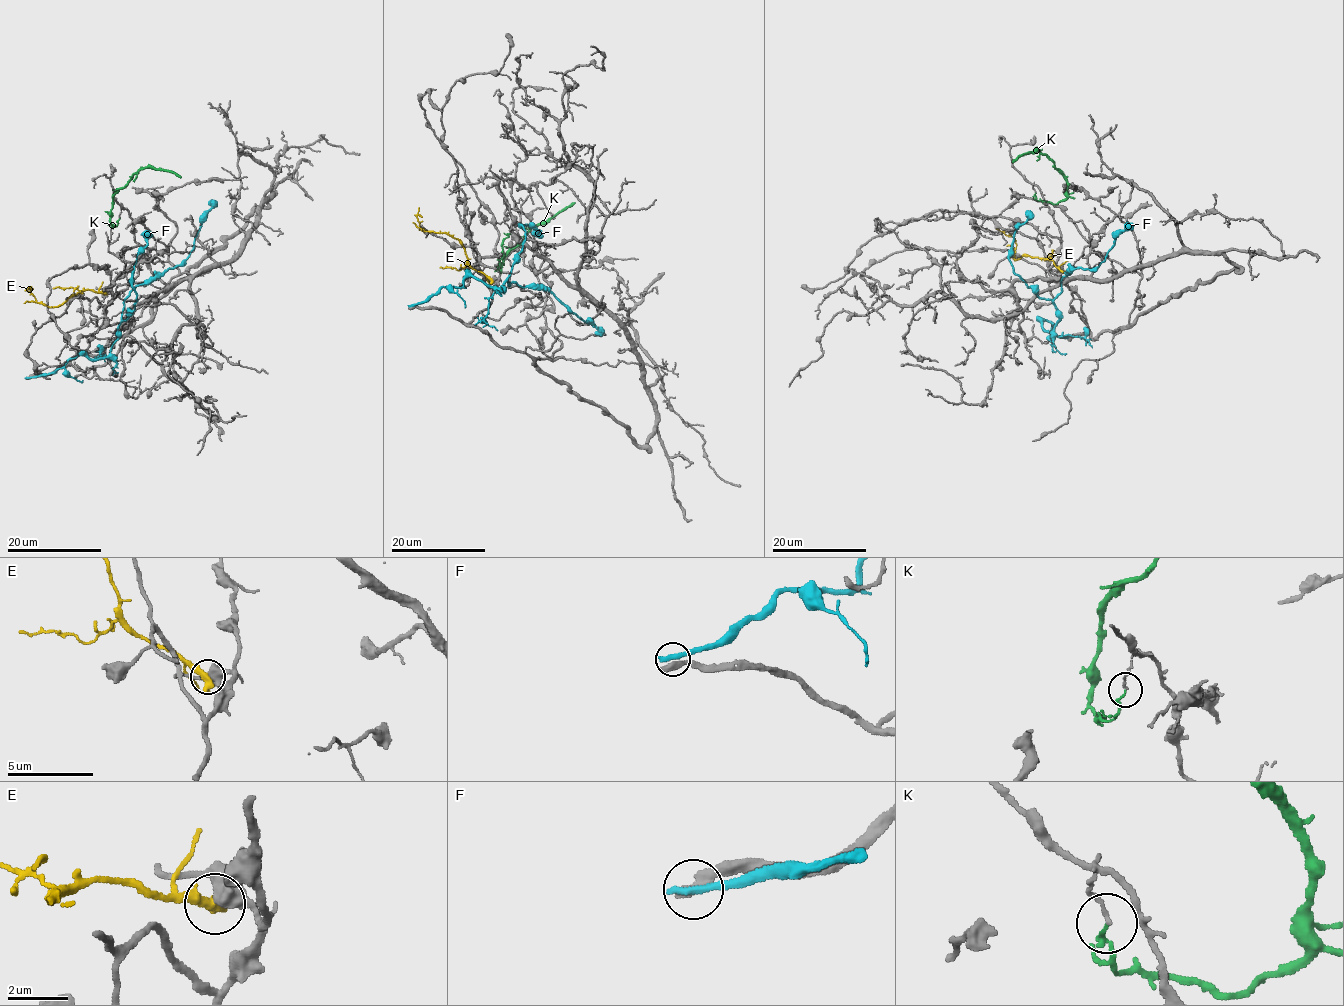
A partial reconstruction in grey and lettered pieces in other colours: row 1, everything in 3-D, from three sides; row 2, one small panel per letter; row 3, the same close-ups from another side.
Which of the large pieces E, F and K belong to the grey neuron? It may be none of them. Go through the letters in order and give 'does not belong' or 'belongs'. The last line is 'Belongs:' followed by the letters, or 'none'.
E: does not belong
F: does not belong
K: does not belong
Belongs: none

